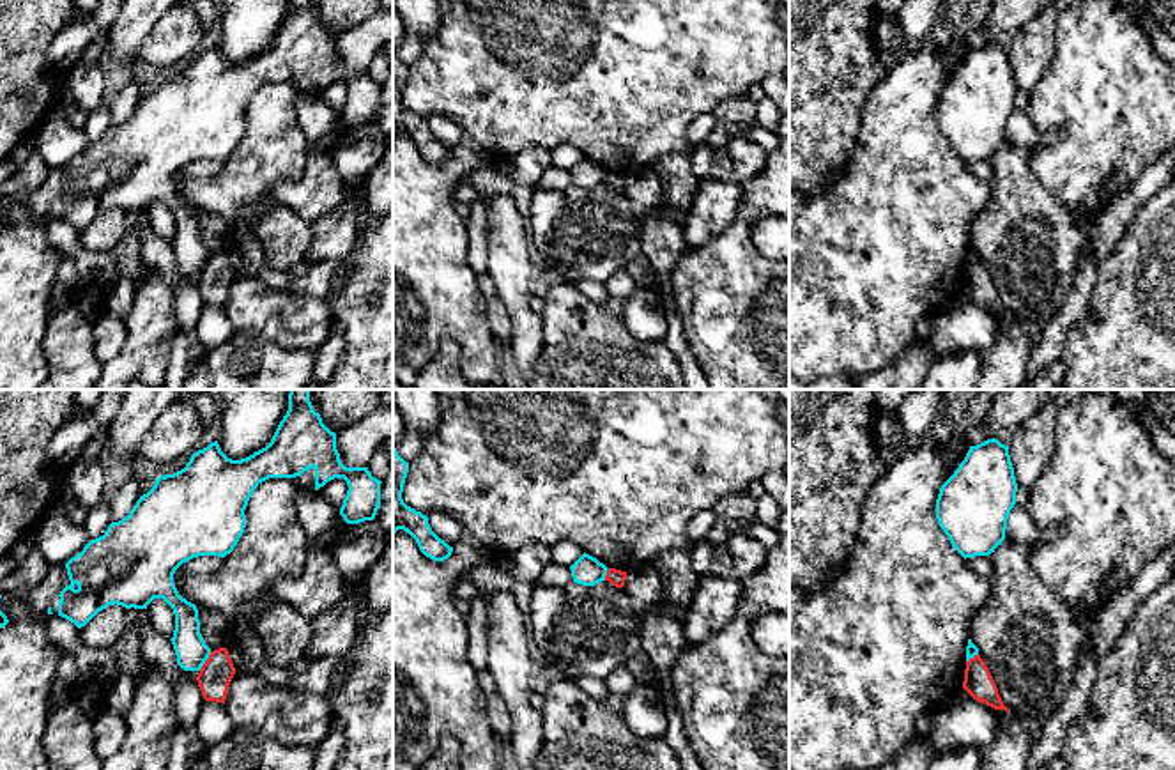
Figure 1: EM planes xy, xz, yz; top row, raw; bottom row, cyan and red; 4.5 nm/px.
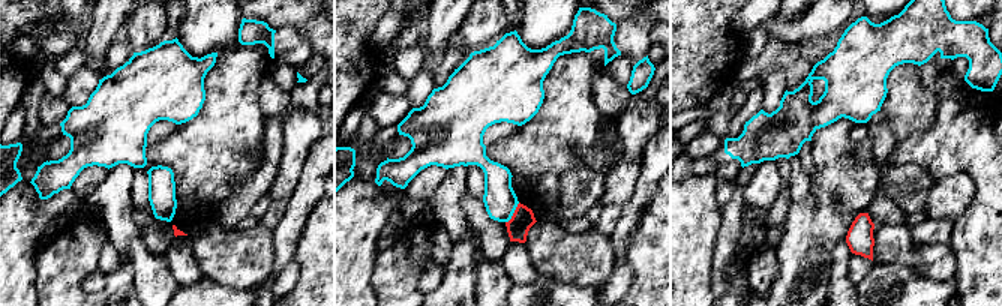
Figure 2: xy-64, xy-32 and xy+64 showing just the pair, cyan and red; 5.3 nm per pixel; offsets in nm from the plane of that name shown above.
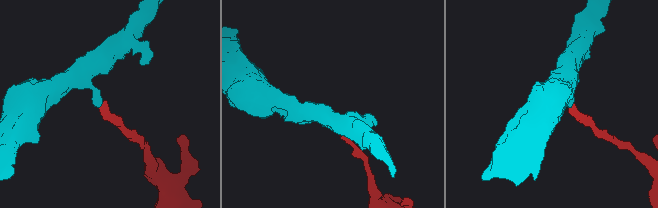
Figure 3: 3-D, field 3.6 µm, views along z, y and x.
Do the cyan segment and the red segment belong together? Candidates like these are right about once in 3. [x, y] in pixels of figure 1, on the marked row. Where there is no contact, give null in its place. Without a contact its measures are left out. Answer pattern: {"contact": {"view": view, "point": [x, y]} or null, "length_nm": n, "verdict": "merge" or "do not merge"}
{"contact": {"view": "xy", "point": [206, 659]}, "length_nm": 110, "verdict": "do not merge"}

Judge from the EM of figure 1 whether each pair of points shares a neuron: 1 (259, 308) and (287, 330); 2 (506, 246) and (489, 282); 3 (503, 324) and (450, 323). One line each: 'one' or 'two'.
1: one
2: one
3: two

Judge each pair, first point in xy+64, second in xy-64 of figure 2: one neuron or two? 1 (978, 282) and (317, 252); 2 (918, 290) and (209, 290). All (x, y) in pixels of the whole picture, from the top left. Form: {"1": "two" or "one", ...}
{"1": "one", "2": "one"}

